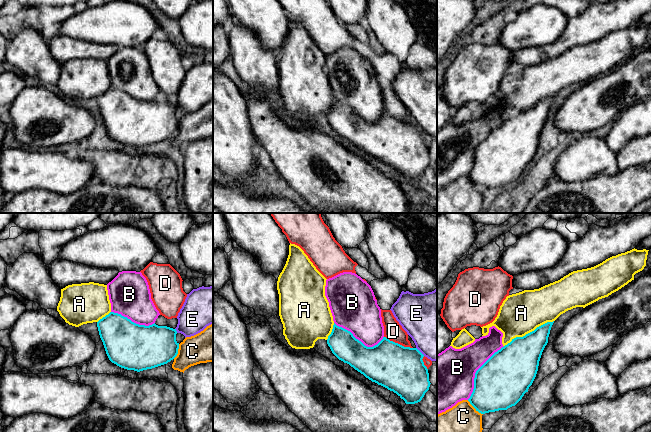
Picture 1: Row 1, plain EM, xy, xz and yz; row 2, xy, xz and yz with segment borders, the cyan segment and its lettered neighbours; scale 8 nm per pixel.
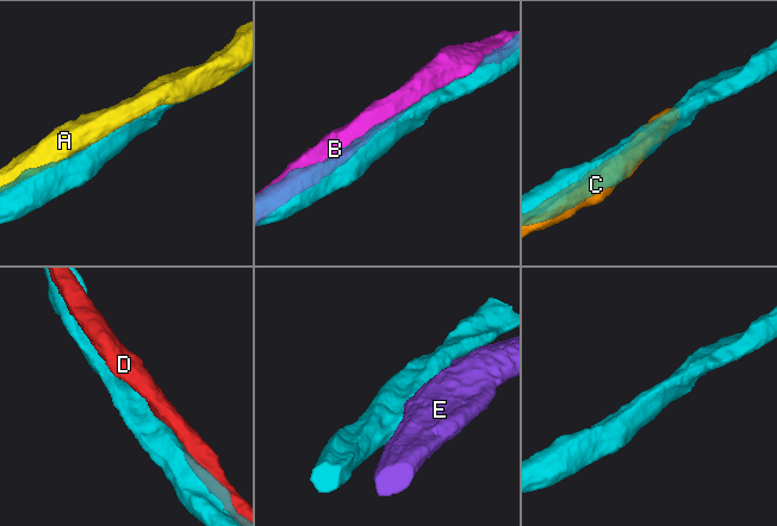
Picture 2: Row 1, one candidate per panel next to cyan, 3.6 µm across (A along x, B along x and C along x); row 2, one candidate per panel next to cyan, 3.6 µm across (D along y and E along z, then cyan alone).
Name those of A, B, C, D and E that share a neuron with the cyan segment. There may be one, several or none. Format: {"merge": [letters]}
{"merge": []}

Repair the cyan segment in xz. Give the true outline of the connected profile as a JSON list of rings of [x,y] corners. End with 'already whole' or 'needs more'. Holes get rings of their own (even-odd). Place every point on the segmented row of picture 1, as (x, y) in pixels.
[[[335,323],[328,336],[327,344],[339,360],[349,364],[372,382],[393,391],[406,404],[420,402],[429,390],[431,383],[428,369],[422,360],[424,355],[417,348],[404,347],[386,337],[383,337],[377,345],[367,347],[356,339],[350,331],[337,326]]]; already whole

